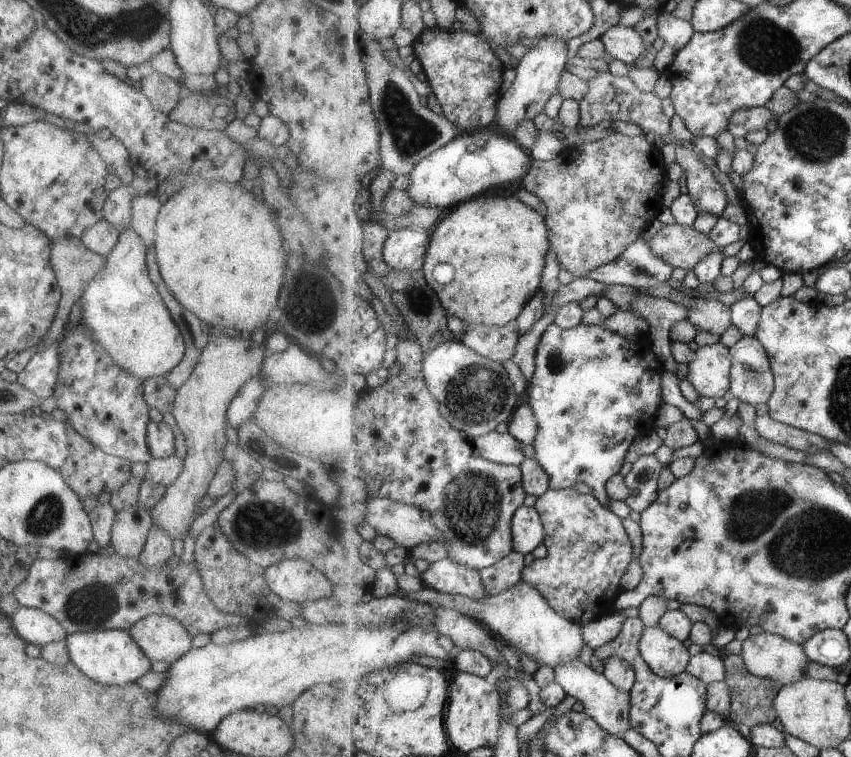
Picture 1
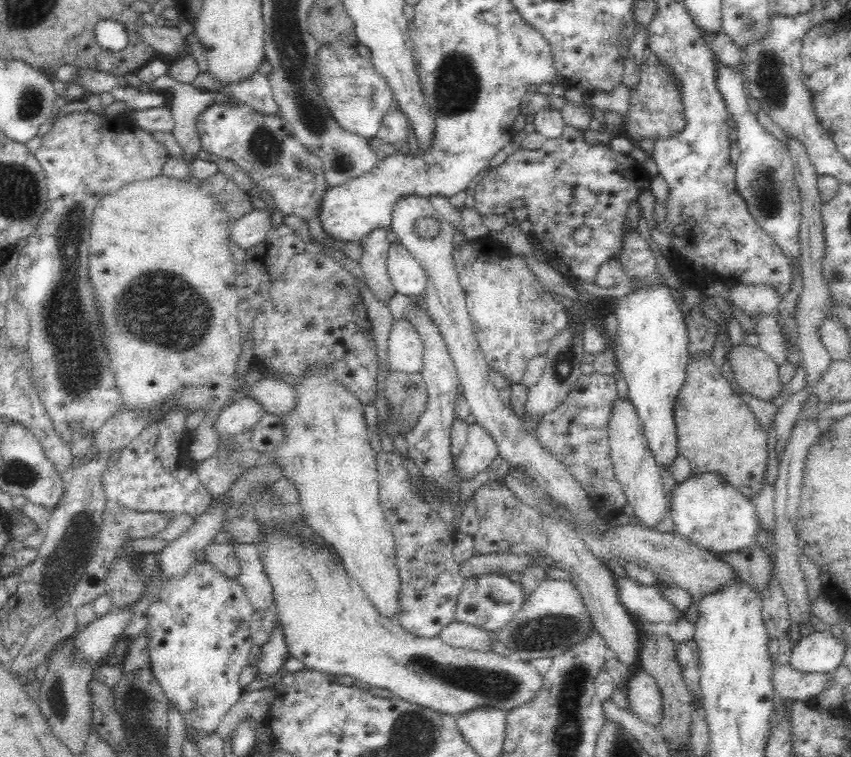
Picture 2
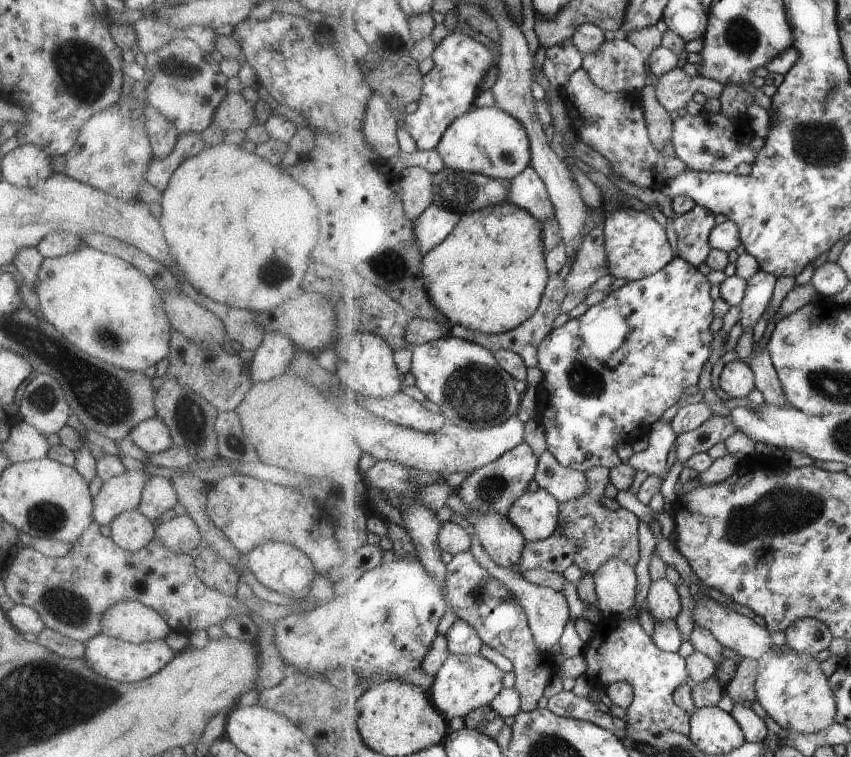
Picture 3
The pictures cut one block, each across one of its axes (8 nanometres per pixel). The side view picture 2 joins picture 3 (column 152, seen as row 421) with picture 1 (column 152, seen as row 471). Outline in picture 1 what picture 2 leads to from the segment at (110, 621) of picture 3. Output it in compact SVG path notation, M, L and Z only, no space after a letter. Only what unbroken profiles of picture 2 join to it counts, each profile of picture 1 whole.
M148 615L128 630L135 645L149 661L172 664L191 649L189 634L181 624L164 615Z

